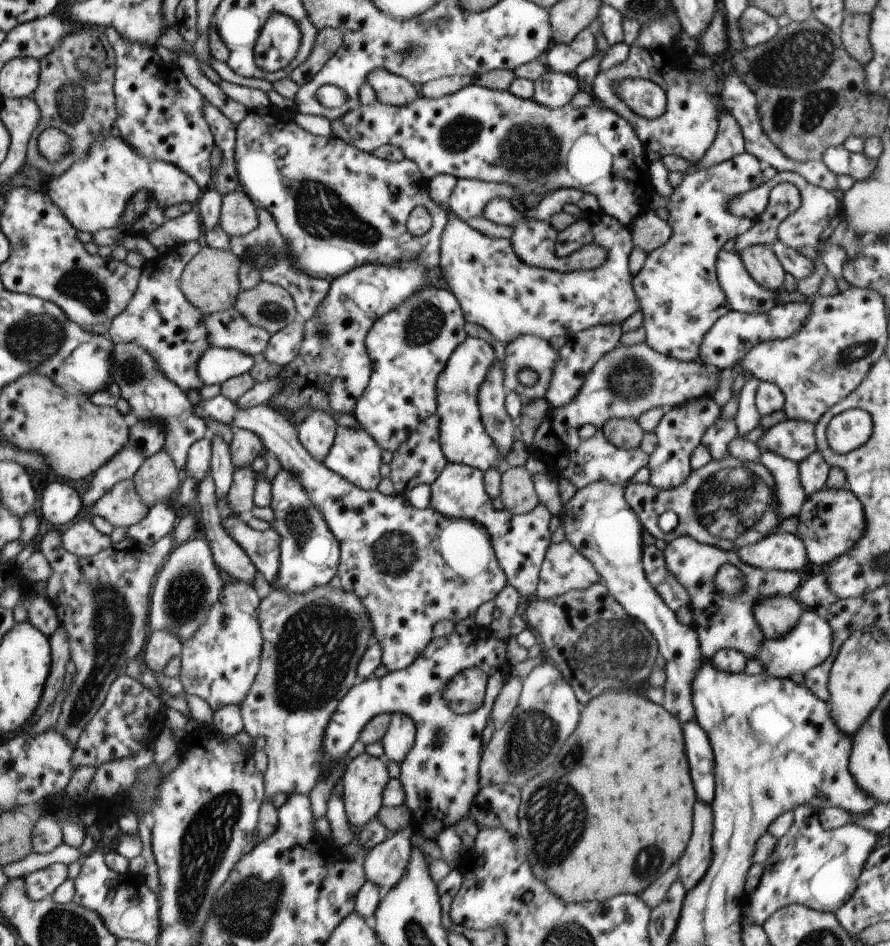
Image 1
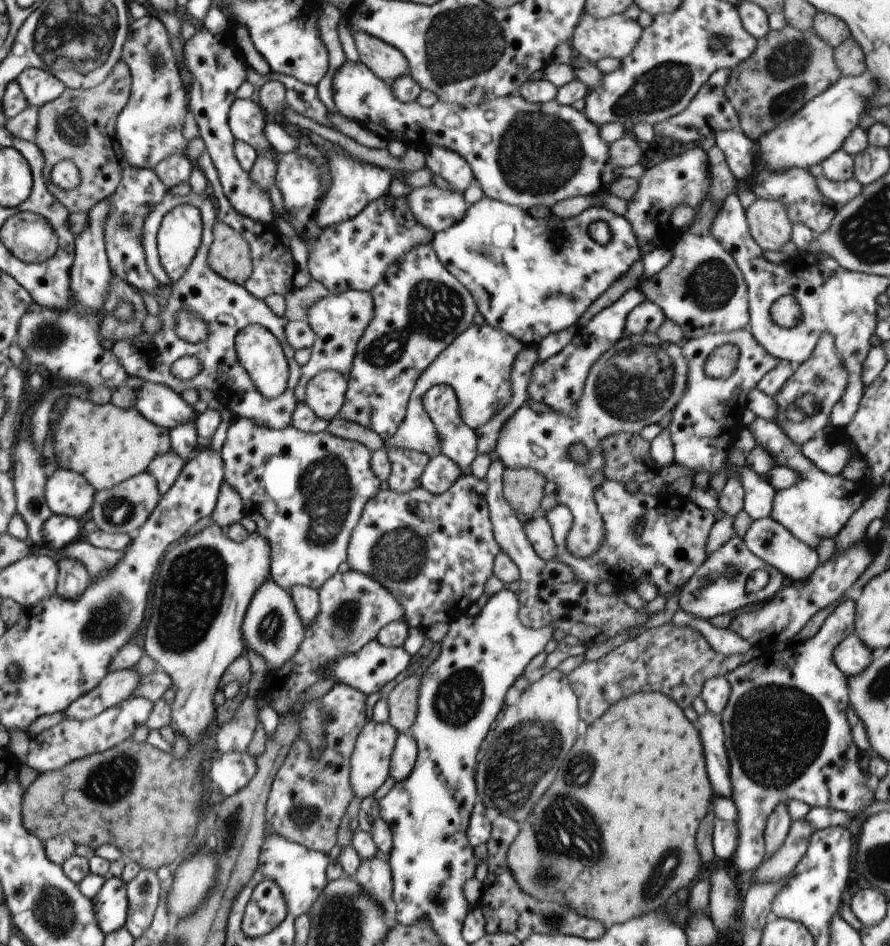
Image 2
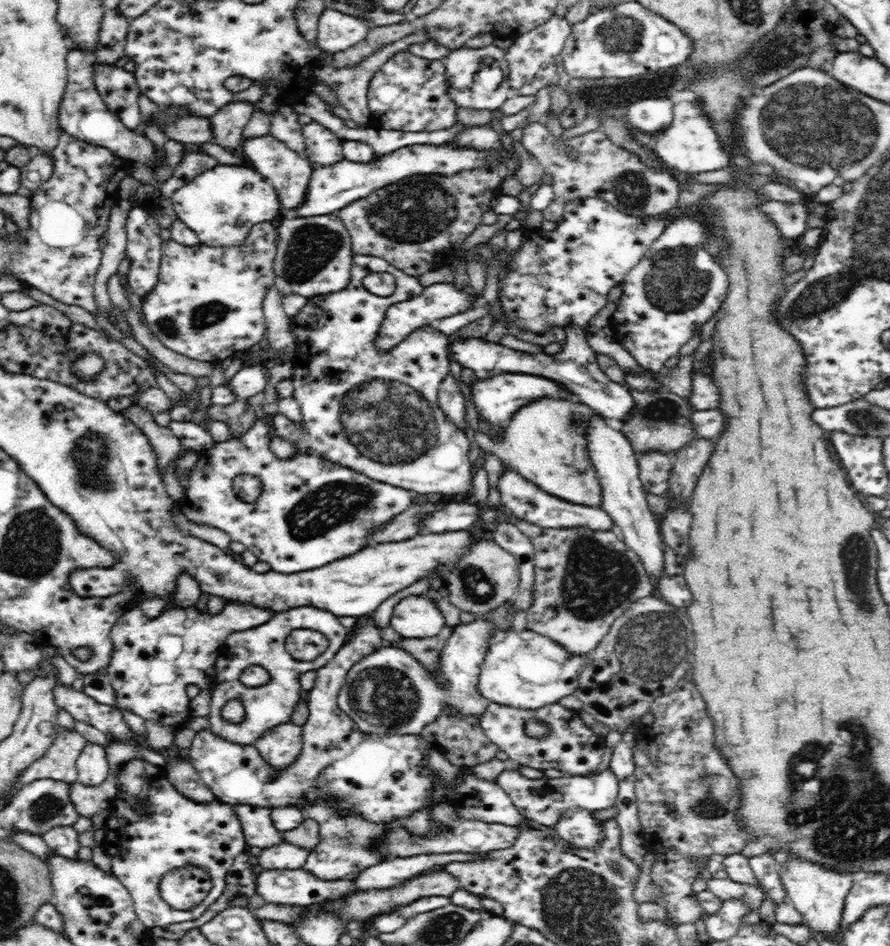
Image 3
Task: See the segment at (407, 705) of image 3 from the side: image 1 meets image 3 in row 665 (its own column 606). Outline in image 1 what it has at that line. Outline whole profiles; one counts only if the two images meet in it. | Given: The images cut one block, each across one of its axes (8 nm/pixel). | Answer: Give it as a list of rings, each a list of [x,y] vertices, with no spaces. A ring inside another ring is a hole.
[[[639,342],[635,344],[629,344],[629,346],[621,346],[621,344],[617,344],[613,350],[609,352],[605,352],[595,364],[593,364],[593,368],[589,370],[589,374],[585,376],[585,382],[581,384],[581,388],[579,388],[579,392],[577,396],[573,398],[573,400],[569,400],[569,404],[565,404],[565,406],[557,406],[550,407],[546,412],[544,418],[539,422],[539,426],[534,430],[533,434],[533,444],[531,444],[530,453],[535,454],[535,456],[544,463],[545,466],[545,474],[550,476],[556,483],[559,482],[560,479],[566,479],[572,486],[574,486],[577,490],[578,488],[584,487],[586,484],[589,484],[593,481],[607,481],[611,484],[627,484],[630,482],[631,478],[633,478],[633,474],[637,472],[642,467],[646,467],[648,462],[648,454],[644,453],[639,447],[637,448],[629,448],[629,450],[625,450],[624,448],[616,448],[607,439],[604,437],[604,434],[601,430],[603,428],[603,424],[607,422],[607,420],[611,420],[612,418],[622,418],[627,420],[638,420],[639,416],[647,410],[659,409],[659,410],[671,410],[675,407],[680,407],[682,404],[685,404],[690,400],[697,400],[703,396],[710,396],[711,393],[716,388],[717,379],[719,378],[720,370],[717,367],[713,367],[712,365],[707,365],[702,363],[699,360],[691,360],[691,361],[683,361],[683,360],[675,360],[671,356],[665,356],[665,354],[659,354],[659,352],[655,352],[653,348],[649,348],[649,344],[645,344],[645,342]],[[583,424],[591,424],[593,428],[596,428],[595,434],[591,436],[591,438],[585,438],[581,440],[577,435],[577,431]]]

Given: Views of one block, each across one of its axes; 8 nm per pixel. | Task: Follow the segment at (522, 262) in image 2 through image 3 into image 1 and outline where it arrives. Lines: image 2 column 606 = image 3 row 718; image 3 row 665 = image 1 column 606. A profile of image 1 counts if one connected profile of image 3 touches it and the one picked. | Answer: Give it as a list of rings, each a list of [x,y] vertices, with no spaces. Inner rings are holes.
[[[596,209],[585,212],[579,219],[559,232],[556,256],[563,258],[581,246],[594,241],[605,250],[605,262],[592,270],[557,272],[523,264],[513,252],[509,238],[489,238],[465,222],[449,216],[440,237],[440,259],[438,270],[451,294],[459,303],[464,322],[473,322],[485,328],[499,342],[509,344],[517,336],[541,337],[545,342],[551,338],[569,337],[576,332],[593,328],[595,324],[621,324],[625,318],[640,310],[630,283],[628,258],[632,249],[630,229],[622,227],[617,220]]]

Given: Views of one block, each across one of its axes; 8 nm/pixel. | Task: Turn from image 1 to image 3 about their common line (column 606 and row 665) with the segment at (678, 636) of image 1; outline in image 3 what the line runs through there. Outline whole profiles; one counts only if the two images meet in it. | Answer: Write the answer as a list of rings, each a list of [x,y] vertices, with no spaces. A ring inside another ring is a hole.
[[[496,628],[495,632],[494,638],[490,640],[490,647],[486,653],[485,661],[481,664],[481,673],[479,674],[478,690],[484,698],[509,707],[536,710],[558,703],[565,696],[575,694],[579,687],[578,676],[591,662],[589,653],[572,654],[556,641],[527,628],[522,631]]]

